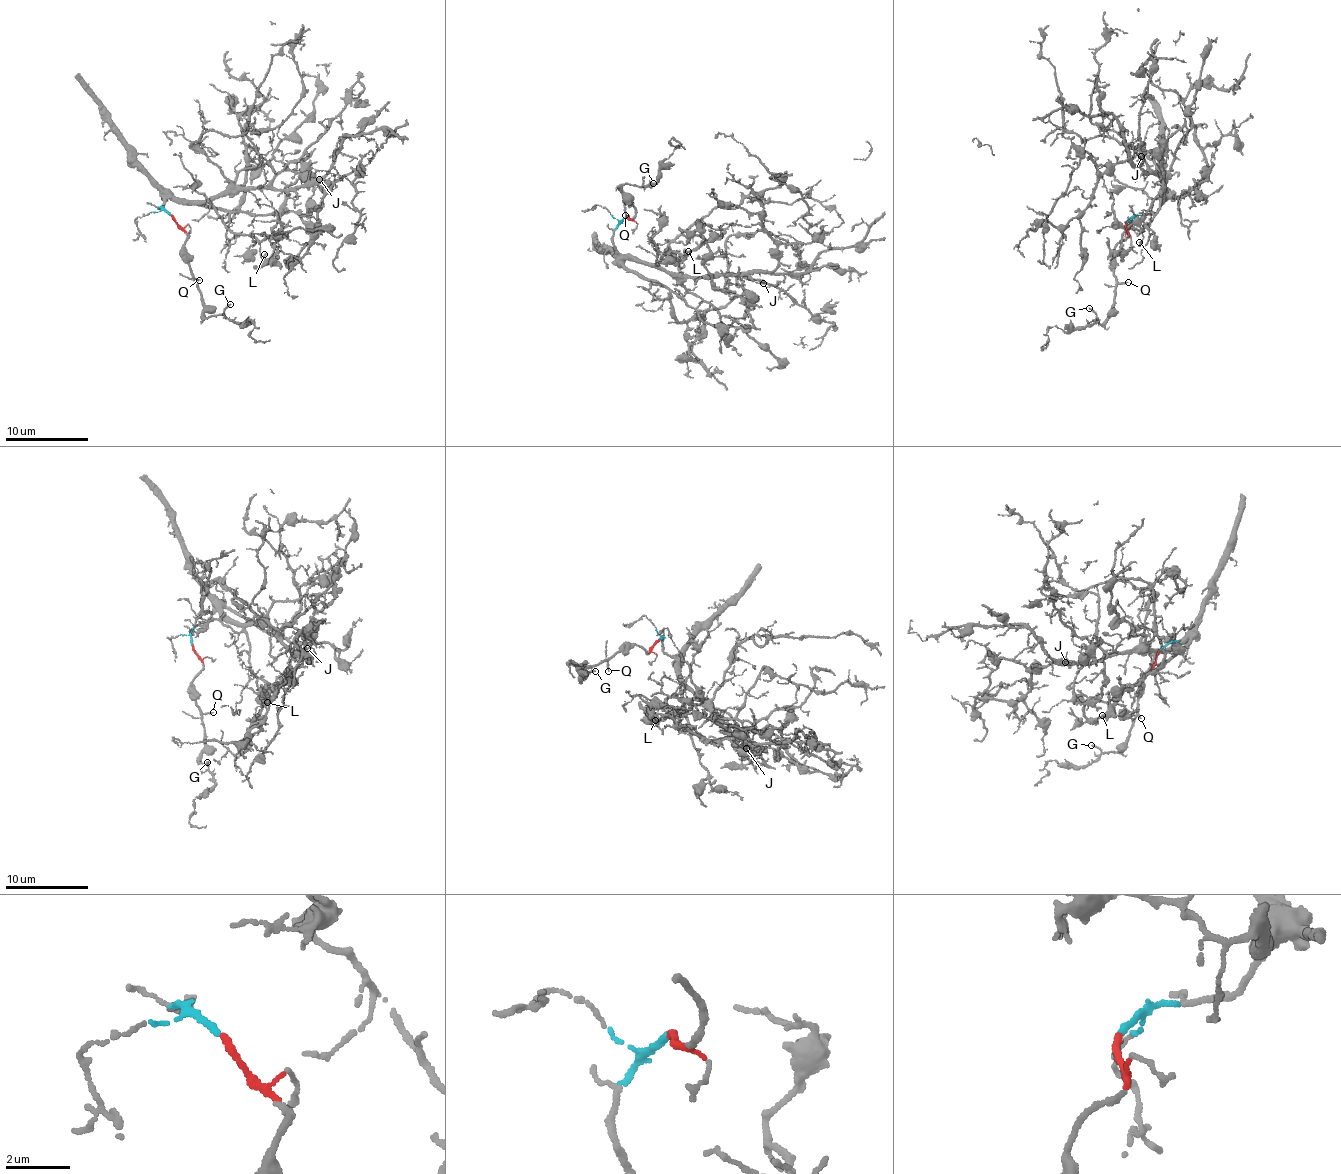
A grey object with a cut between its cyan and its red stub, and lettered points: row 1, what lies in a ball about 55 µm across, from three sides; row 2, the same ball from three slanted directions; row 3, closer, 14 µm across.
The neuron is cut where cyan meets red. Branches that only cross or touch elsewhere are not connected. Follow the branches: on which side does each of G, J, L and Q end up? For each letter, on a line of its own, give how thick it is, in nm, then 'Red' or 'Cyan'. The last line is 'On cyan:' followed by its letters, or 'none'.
G: Thickness 150 nm. Red
J: Thickness 90 nm. Cyan
L: Thickness 160 nm. Cyan
Q: Thickness 140 nm. Red
On cyan: J, L

